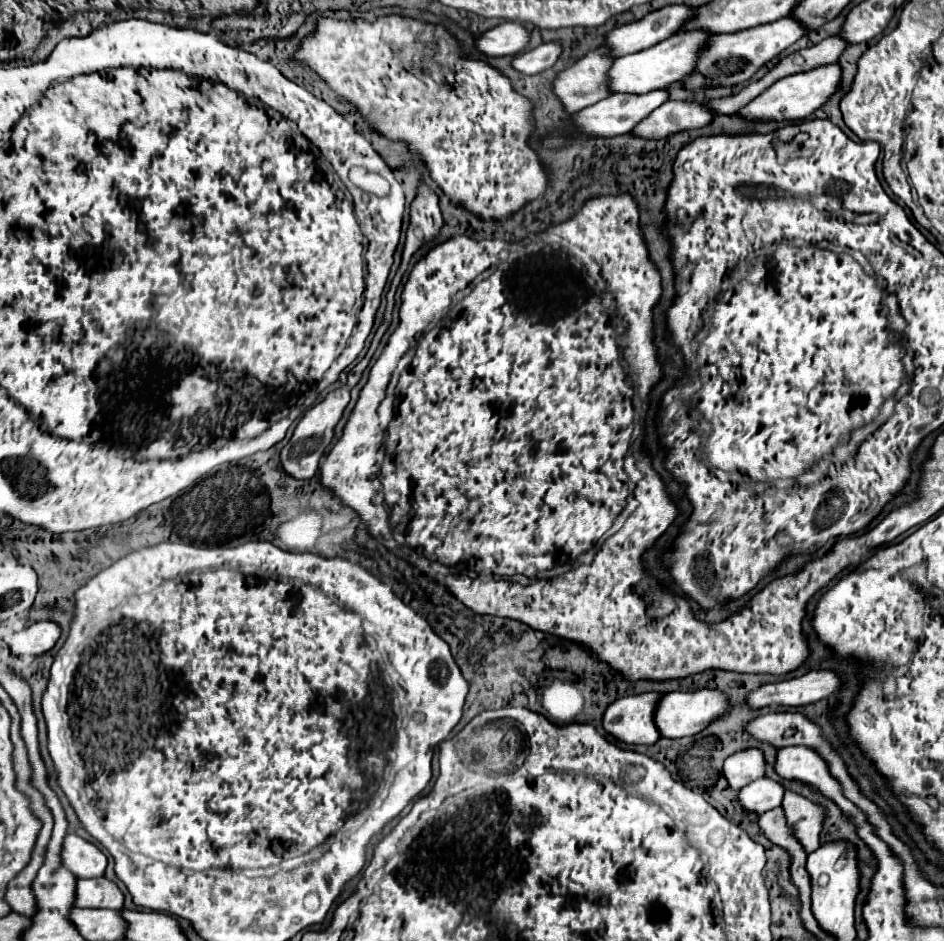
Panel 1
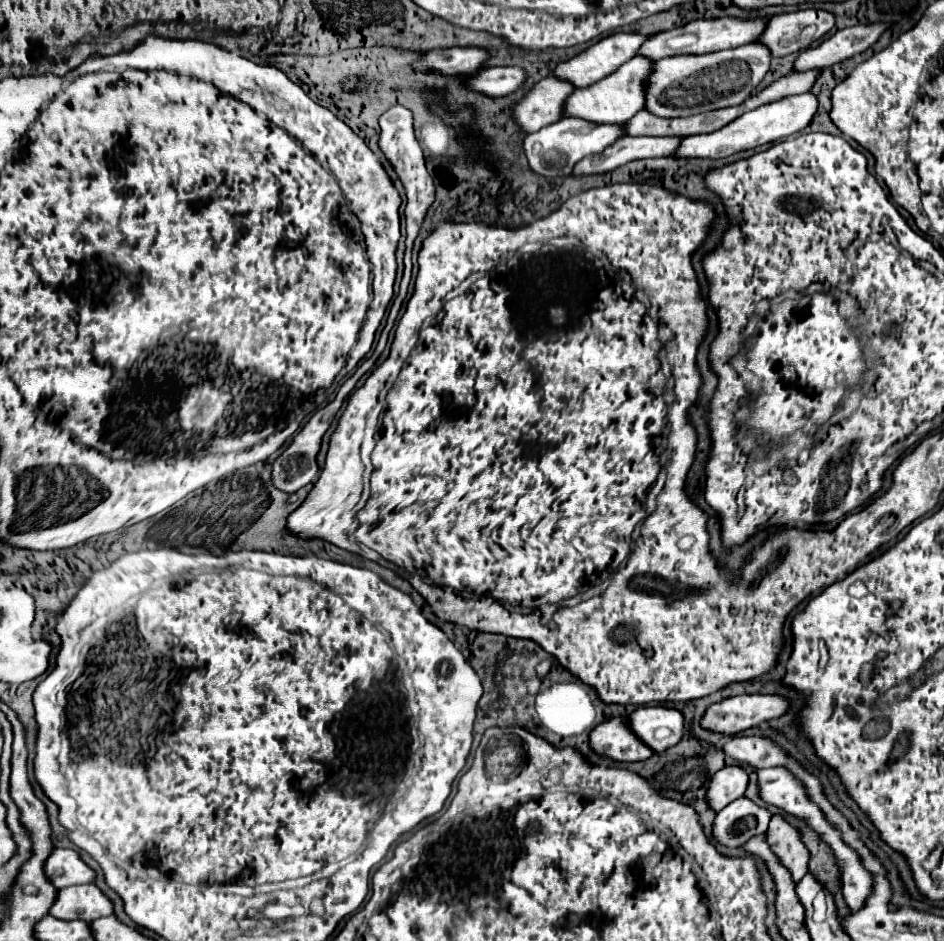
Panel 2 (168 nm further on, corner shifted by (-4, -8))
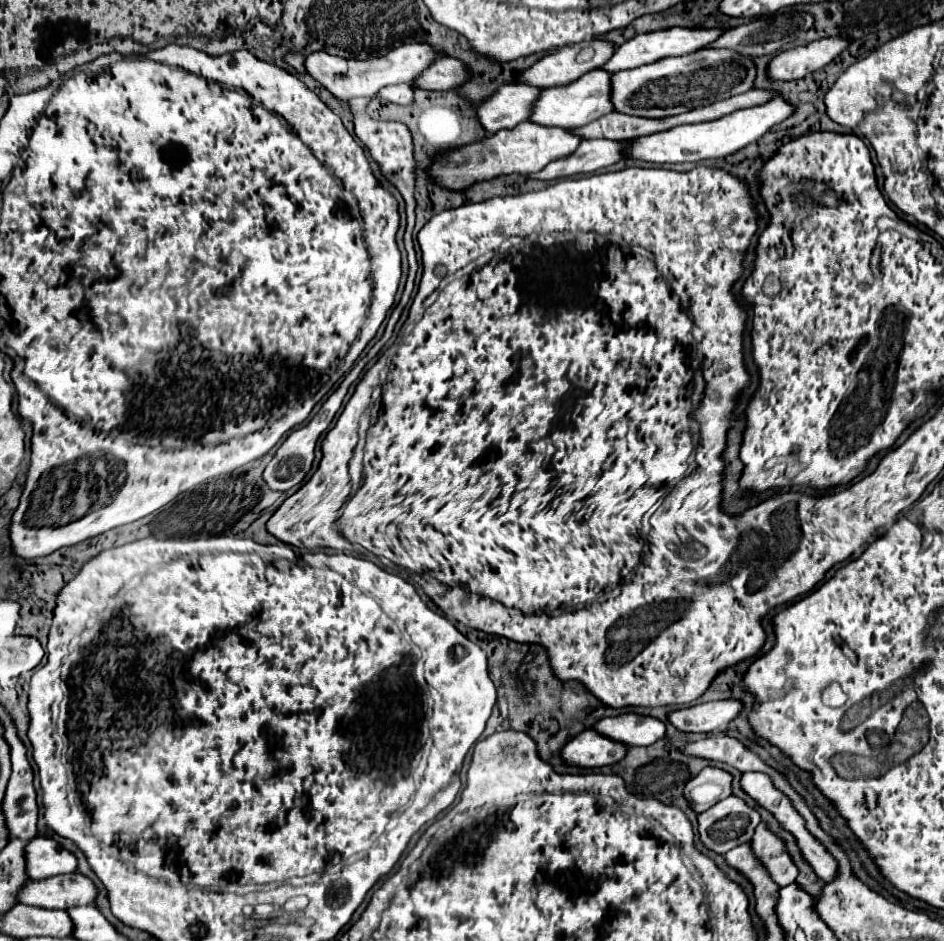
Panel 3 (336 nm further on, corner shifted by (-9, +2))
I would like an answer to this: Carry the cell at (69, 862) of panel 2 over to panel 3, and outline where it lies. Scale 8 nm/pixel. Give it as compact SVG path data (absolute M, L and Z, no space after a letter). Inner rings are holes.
M37 836L27 844L25 852L27 874L47 874L47 878L51 878L77 870L77 856L61 848L53 838Z

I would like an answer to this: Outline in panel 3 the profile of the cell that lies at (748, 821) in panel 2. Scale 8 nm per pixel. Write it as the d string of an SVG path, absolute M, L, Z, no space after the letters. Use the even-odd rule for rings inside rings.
M729 796L699 814L699 836L709 850L725 854L749 842L759 822L761 814L755 808L739 796Z

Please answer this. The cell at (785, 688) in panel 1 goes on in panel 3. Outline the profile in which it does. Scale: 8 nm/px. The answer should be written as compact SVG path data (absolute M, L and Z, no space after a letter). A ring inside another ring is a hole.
M715 700L679 708L669 714L671 724L683 732L717 732L743 712L741 700Z

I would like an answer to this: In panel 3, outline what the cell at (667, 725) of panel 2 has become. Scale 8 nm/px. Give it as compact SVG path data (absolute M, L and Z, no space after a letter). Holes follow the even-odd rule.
M625 712L611 718L601 718L593 726L599 734L619 740L627 746L651 746L665 738L665 722L655 716L641 716L635 712Z

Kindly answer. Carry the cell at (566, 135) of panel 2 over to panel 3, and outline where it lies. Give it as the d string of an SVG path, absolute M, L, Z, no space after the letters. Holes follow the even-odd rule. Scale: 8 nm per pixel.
M523 122L523 124L515 126L513 130L501 130L493 136L485 138L479 144L467 144L463 148L455 148L455 150L443 154L437 160L437 164L431 166L429 174L441 186L447 186L451 190L463 190L463 188L469 188L477 180L491 180L501 174L539 172L551 160L565 158L571 152L575 152L575 148L579 146L581 140L583 140L581 136L575 136L567 128L545 128L543 124Z

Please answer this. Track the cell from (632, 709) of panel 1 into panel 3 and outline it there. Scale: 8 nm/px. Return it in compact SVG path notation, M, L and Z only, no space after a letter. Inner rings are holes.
M587 728L567 742L561 756L565 758L567 764L597 768L623 760L627 752L629 752L627 744L619 744L617 740L607 740L607 736L595 732L593 728Z

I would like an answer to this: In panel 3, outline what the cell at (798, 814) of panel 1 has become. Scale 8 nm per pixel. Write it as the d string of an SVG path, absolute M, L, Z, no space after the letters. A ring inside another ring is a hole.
M761 822L755 828L755 834L751 838L751 848L779 886L787 886L795 882L795 878L799 876L799 868L789 856L785 840L777 836L773 830L769 830L765 822Z

